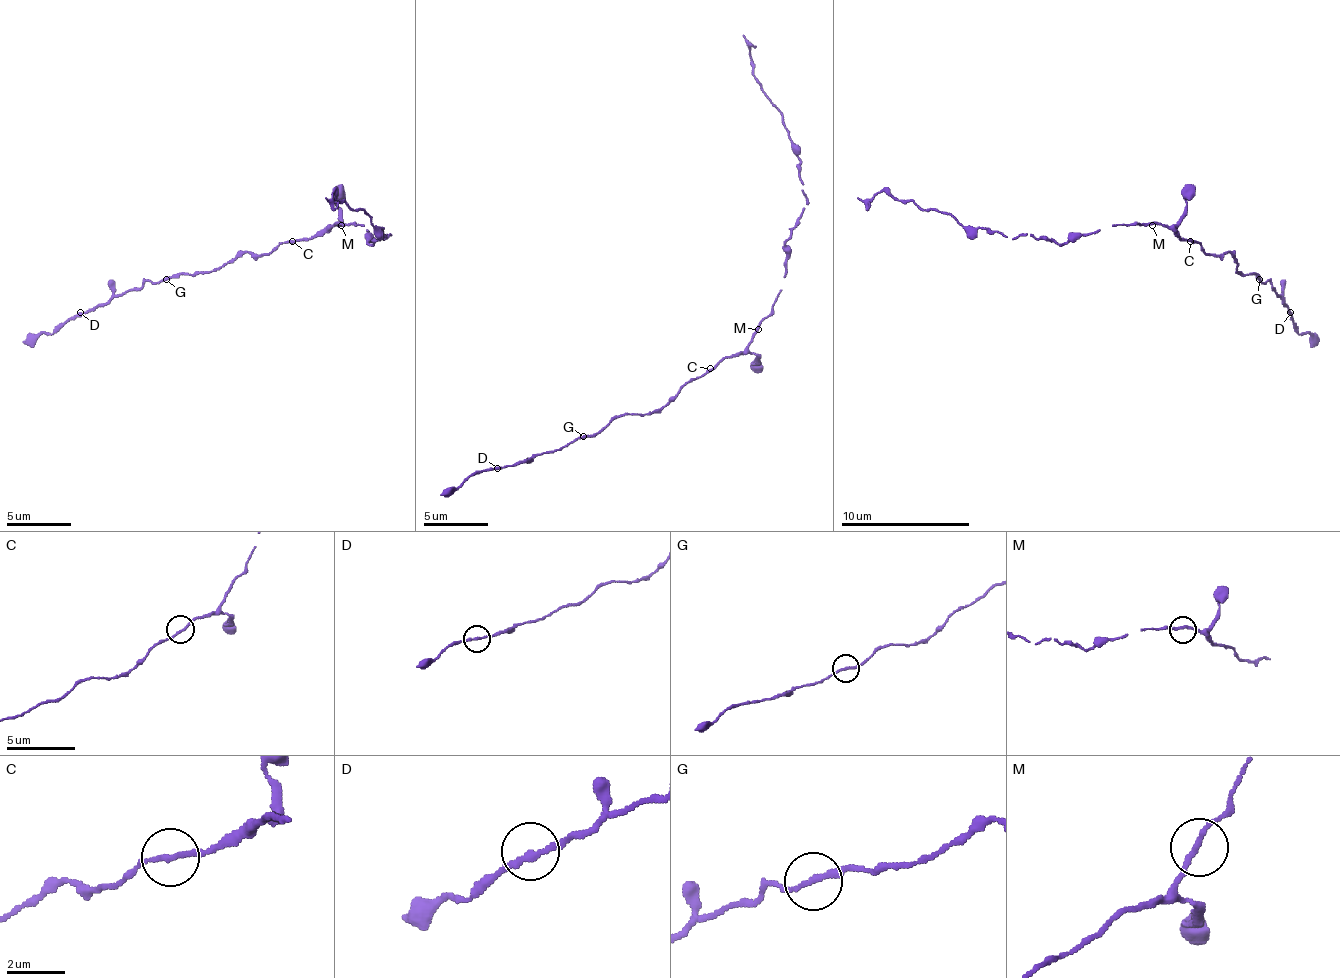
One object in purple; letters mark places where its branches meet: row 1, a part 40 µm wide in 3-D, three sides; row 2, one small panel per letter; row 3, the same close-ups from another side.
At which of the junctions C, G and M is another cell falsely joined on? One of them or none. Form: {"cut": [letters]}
{"cut": []}

